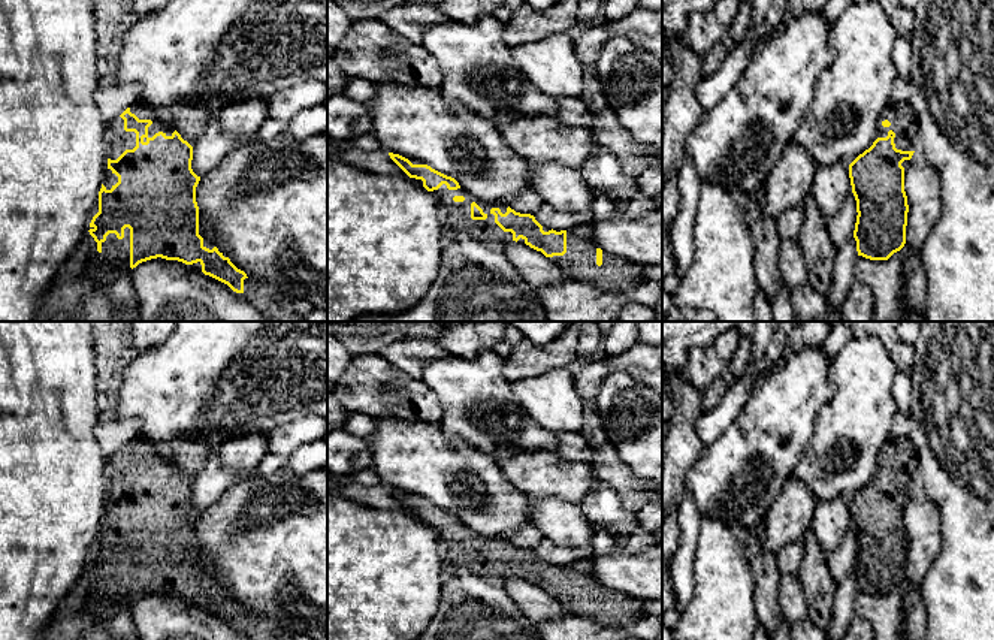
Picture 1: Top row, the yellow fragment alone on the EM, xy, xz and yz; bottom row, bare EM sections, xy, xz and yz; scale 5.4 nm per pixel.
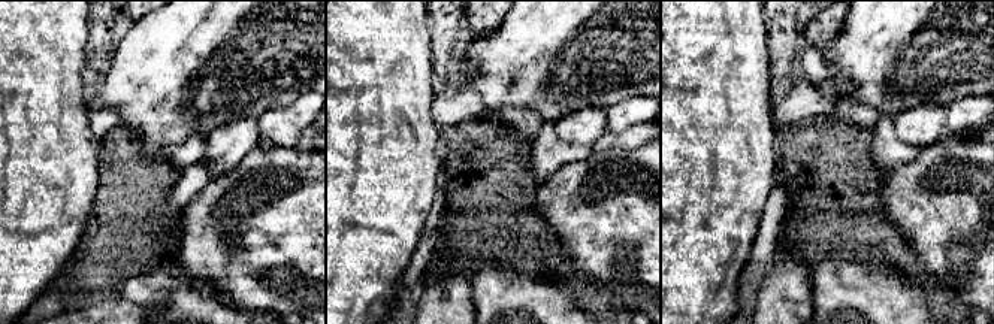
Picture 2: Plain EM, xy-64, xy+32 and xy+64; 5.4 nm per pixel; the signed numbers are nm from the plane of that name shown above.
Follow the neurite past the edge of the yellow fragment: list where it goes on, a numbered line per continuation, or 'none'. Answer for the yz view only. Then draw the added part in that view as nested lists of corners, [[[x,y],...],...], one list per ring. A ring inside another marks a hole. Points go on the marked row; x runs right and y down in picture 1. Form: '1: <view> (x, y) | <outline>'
1: yz (903, 121) | [[[889,103],[880,114],[876,138],[886,138],[888,132],[895,133],[894,144],[897,150],[915,151],[918,121],[913,108],[909,103]]]

